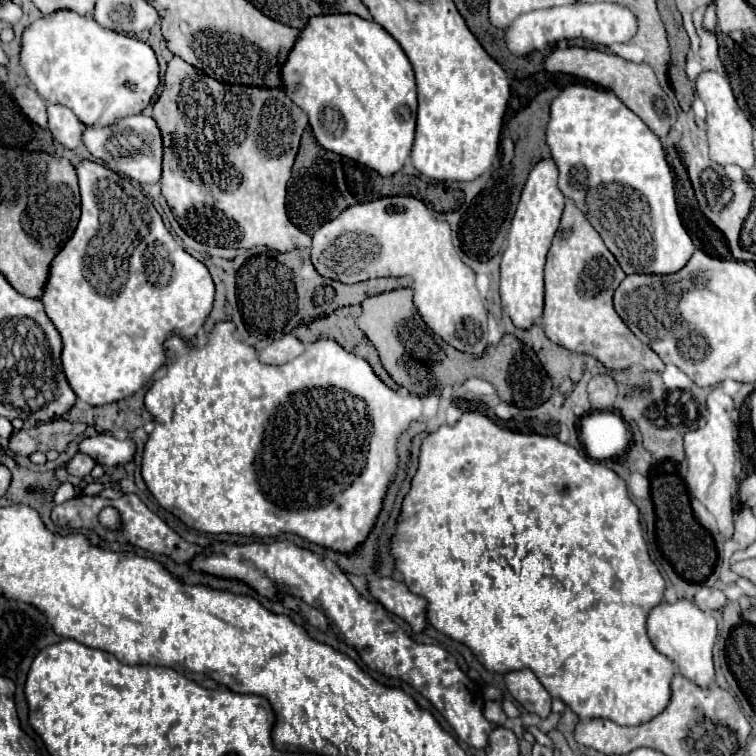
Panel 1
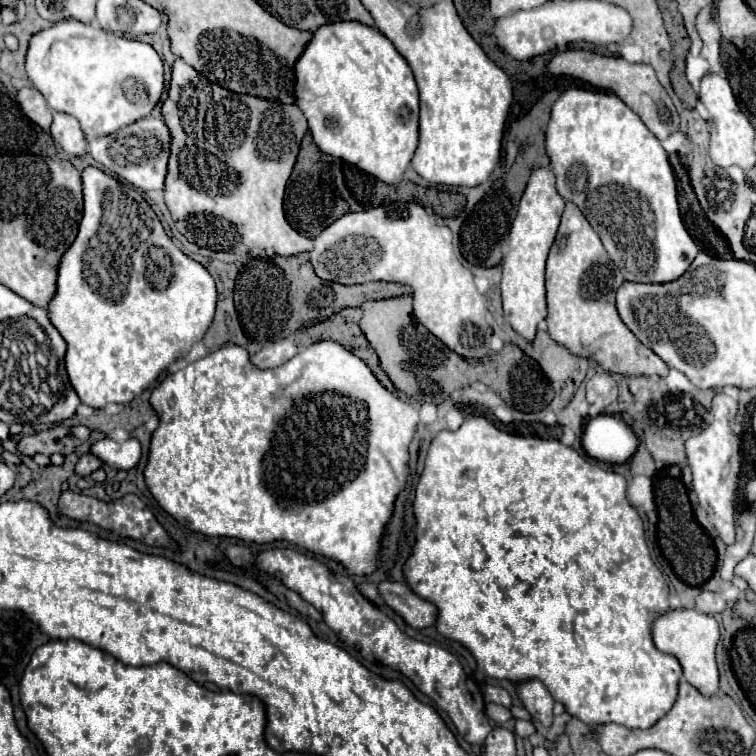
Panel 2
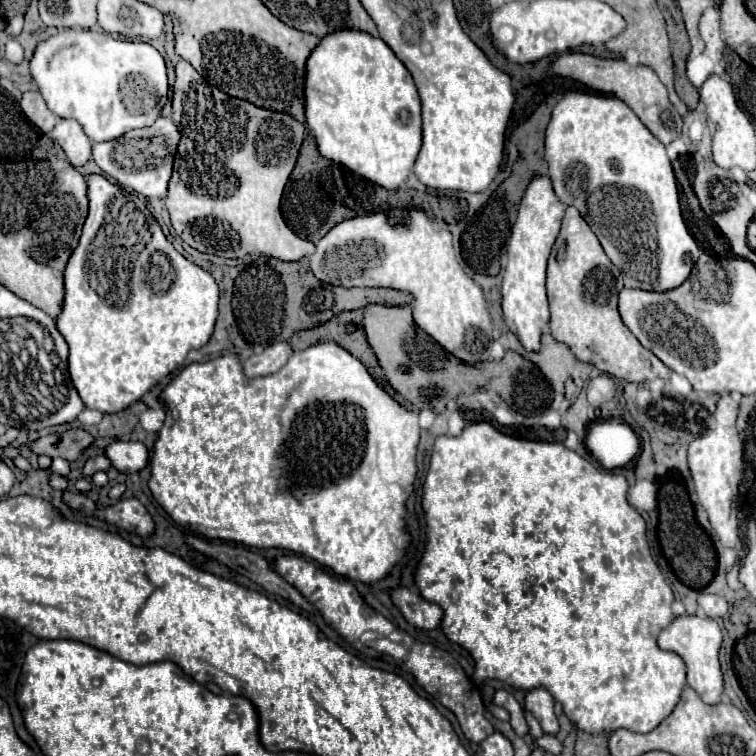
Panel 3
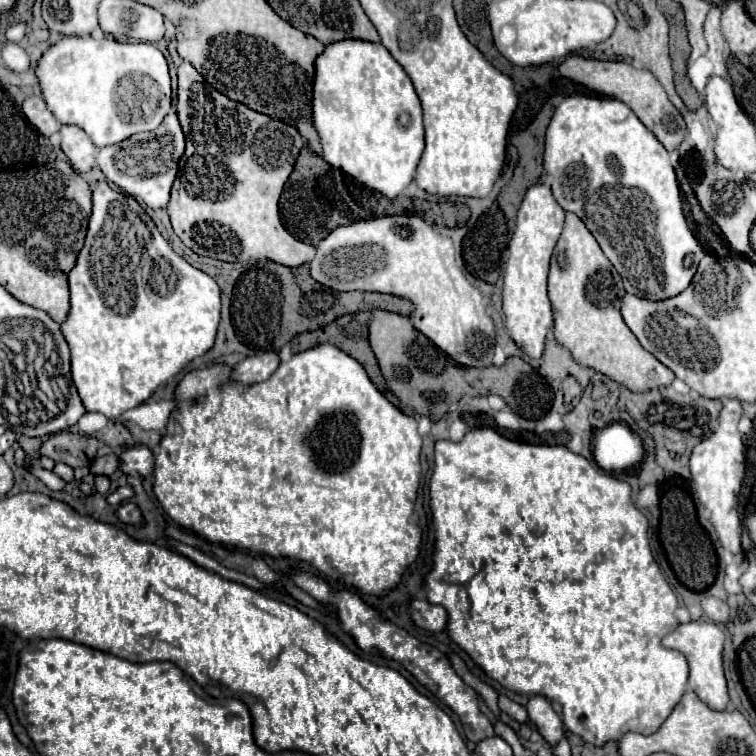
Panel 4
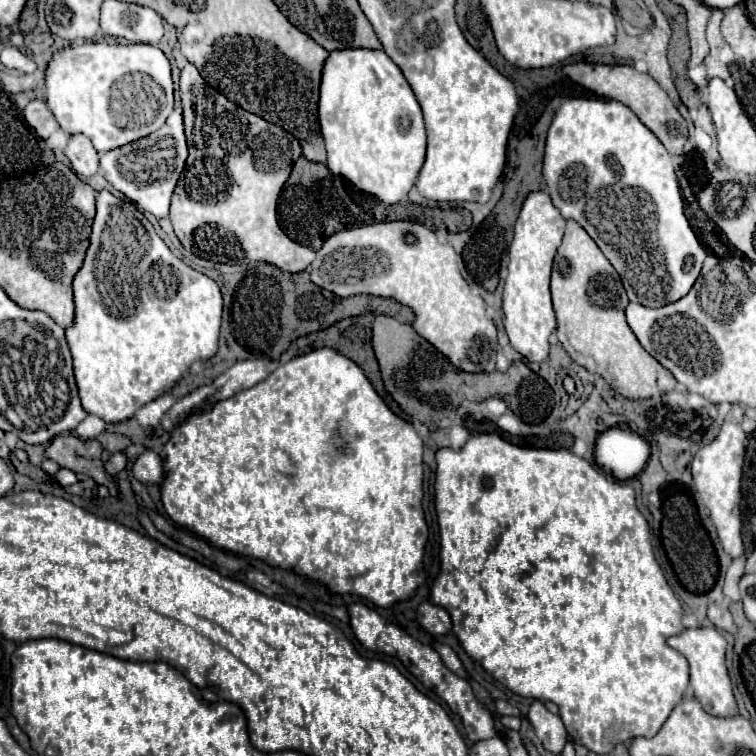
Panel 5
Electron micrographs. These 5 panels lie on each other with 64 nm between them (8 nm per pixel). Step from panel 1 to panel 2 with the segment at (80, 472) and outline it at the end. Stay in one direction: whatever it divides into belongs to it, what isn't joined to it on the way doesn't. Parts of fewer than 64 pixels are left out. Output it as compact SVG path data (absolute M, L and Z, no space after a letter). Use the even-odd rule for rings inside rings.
M84 454L84 456L80 456L78 458L78 462L76 462L76 466L74 466L74 472L78 474L78 476L90 476L96 468L100 468L102 466L102 462L100 462L100 458L96 458L96 456L92 456L92 454Z

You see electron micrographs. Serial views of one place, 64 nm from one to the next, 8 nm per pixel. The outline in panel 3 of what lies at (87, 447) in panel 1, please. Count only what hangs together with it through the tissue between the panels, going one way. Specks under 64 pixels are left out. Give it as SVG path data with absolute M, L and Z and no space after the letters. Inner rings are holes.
M112 440L106 448L104 454L110 458L112 466L124 474L130 472L138 472L146 466L148 462L148 450L142 442L134 442L134 440Z

